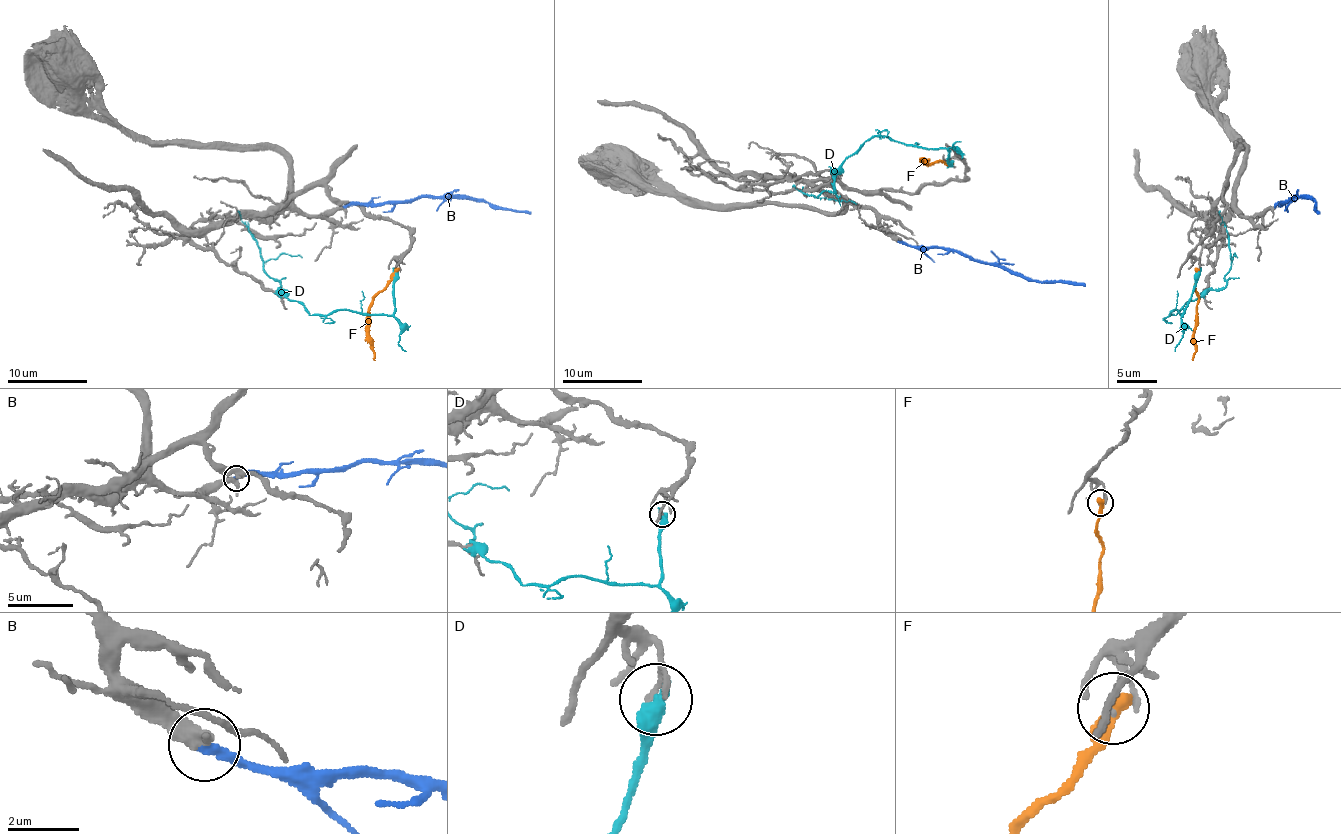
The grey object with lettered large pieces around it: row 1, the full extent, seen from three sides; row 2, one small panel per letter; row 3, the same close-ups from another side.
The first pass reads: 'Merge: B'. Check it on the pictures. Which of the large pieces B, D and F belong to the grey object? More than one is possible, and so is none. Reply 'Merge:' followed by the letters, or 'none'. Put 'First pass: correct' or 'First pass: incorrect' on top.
First pass: correct
Merge: B

